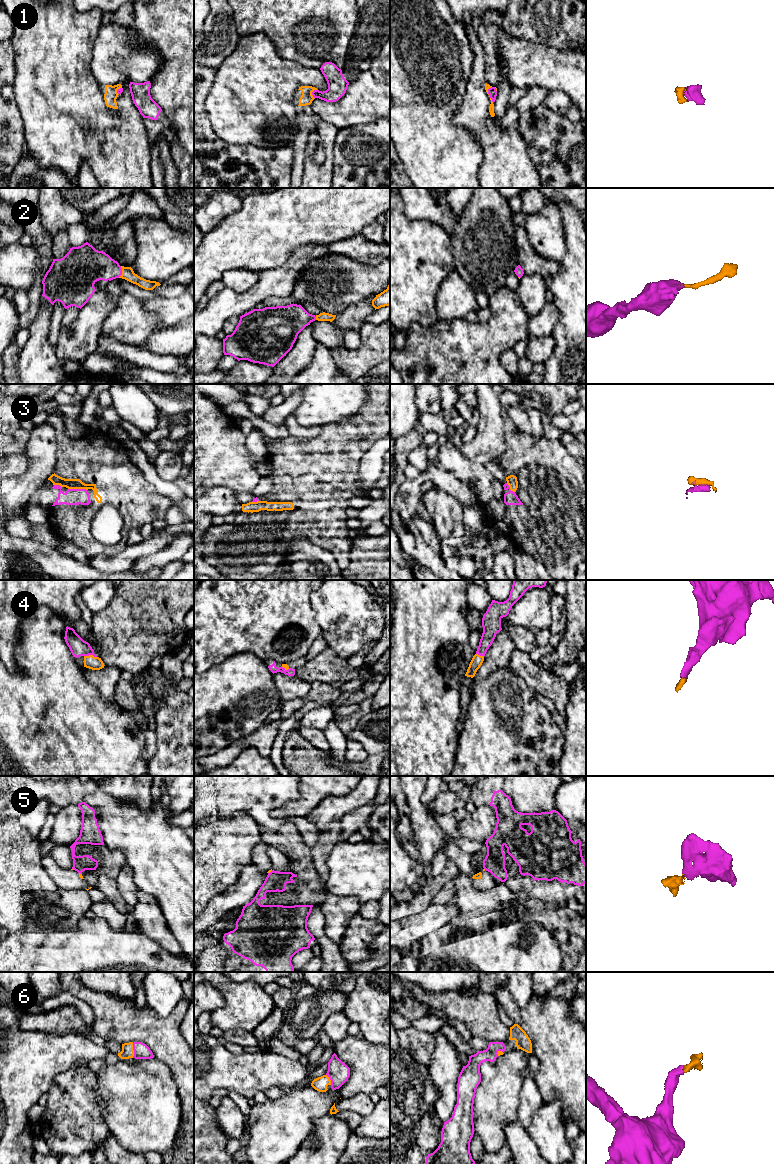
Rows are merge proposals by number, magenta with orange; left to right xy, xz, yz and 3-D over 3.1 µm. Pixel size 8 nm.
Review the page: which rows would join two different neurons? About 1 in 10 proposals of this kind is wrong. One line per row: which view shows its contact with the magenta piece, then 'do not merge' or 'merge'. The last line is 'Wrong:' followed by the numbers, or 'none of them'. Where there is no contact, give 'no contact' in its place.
1: xz | merge
2: xy | merge
3: xy | merge
4: xy | merge
5: xz | do not merge
6: xy | merge
Wrong: 5

